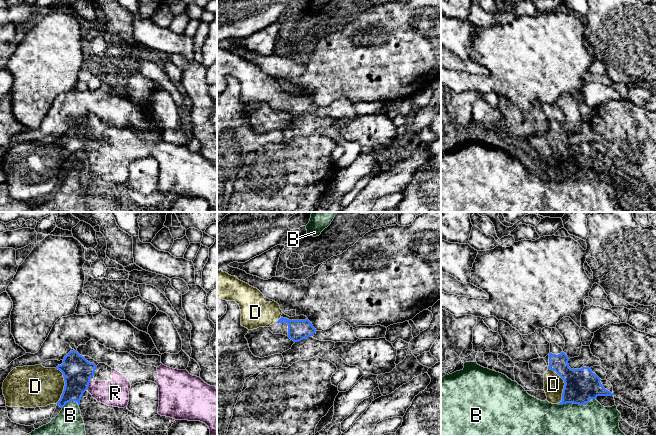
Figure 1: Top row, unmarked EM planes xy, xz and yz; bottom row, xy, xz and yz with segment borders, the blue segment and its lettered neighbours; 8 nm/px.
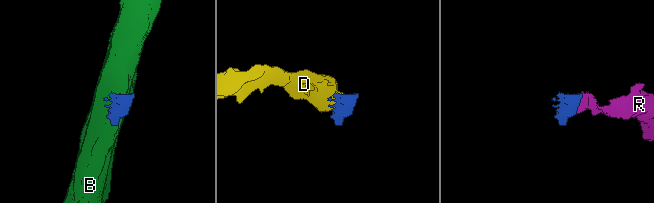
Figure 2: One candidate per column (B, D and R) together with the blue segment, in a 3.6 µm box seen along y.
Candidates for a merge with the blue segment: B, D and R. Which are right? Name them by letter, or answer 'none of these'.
D, R

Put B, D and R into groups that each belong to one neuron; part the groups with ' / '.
B / D R

